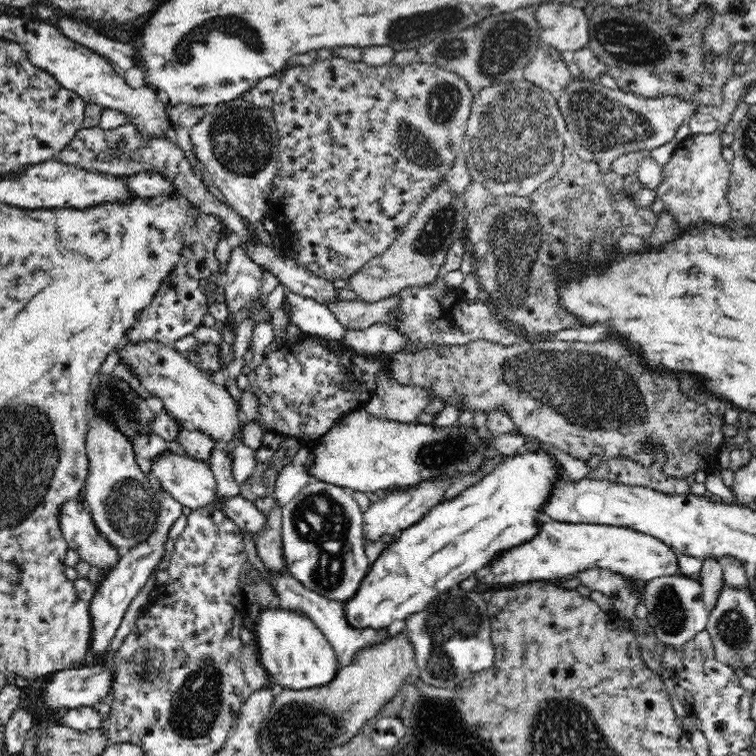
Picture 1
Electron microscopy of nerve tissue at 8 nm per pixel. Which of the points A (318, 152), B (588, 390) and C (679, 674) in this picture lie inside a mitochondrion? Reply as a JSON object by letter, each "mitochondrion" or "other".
{"A":"other","B":"mitochondrion","C":"other"}

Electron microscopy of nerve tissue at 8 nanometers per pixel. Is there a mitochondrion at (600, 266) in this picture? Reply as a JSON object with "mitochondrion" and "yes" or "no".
{"mitochondrion":"no"}

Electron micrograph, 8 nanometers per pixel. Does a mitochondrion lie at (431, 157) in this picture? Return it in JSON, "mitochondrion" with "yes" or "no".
{"mitochondrion":"yes"}

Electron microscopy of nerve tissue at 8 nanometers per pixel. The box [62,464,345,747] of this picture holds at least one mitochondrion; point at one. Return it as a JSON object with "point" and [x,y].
{"point":[194,709]}

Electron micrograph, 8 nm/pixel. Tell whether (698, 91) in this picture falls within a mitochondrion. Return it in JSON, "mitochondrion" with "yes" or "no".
{"mitochondrion":"no"}

